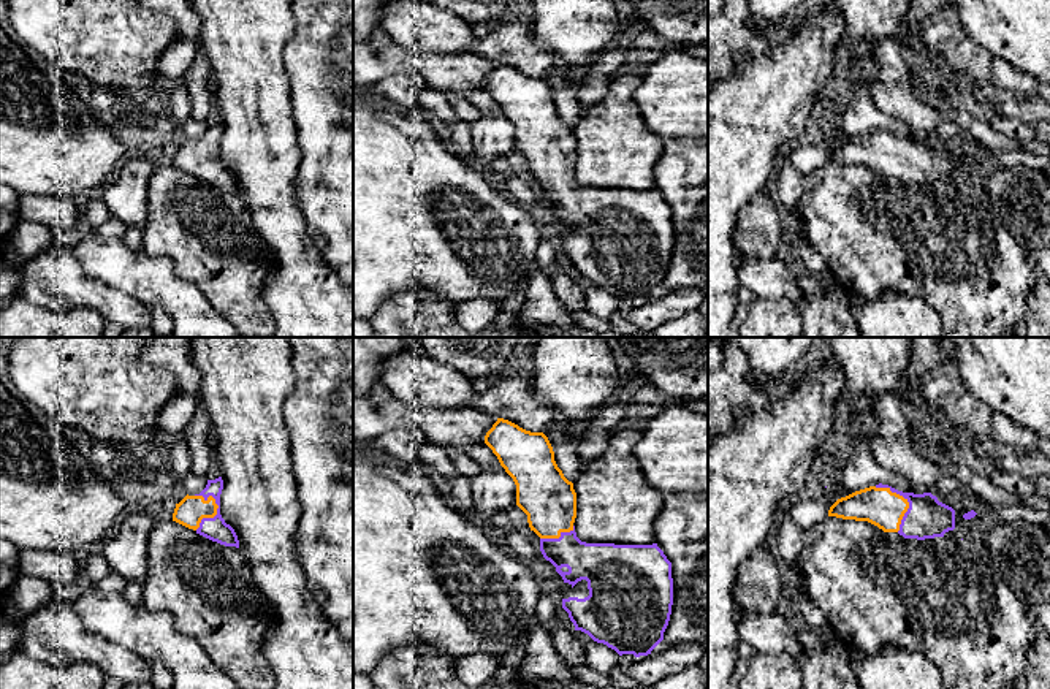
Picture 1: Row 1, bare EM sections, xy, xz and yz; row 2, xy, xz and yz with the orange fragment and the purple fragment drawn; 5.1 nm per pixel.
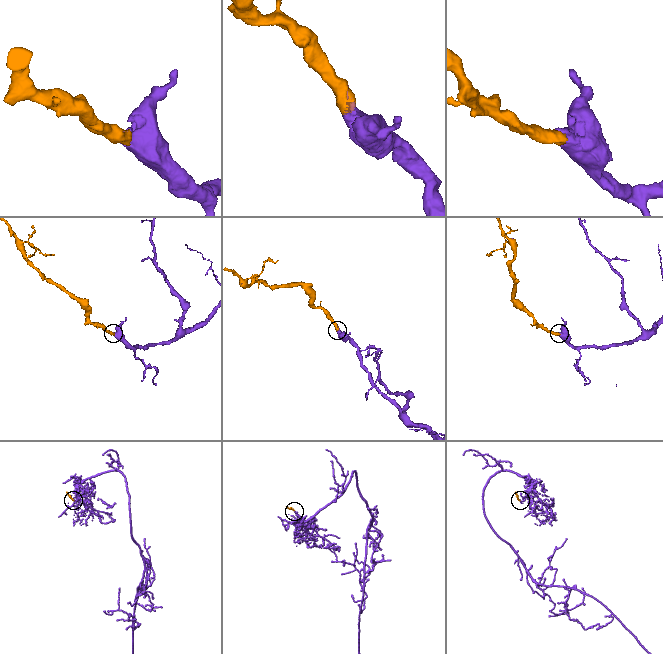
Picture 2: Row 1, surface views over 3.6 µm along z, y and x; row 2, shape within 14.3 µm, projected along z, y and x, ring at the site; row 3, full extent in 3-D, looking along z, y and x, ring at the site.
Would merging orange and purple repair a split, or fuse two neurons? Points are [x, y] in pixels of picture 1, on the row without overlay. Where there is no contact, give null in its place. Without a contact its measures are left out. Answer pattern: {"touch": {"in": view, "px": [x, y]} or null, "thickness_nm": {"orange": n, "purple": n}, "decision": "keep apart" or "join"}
{"touch": {"in": "yz", "px": [906, 146]}, "thickness_nm": {"orange": 190, "purple": 200}, "decision": "join"}

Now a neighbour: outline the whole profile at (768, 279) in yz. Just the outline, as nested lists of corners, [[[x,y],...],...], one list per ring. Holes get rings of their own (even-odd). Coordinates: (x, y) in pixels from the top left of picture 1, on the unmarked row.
[[[741,255],[736,260],[736,274],[741,287],[760,299],[789,298],[798,304],[806,296],[797,284],[798,268],[776,258],[755,260]]]

